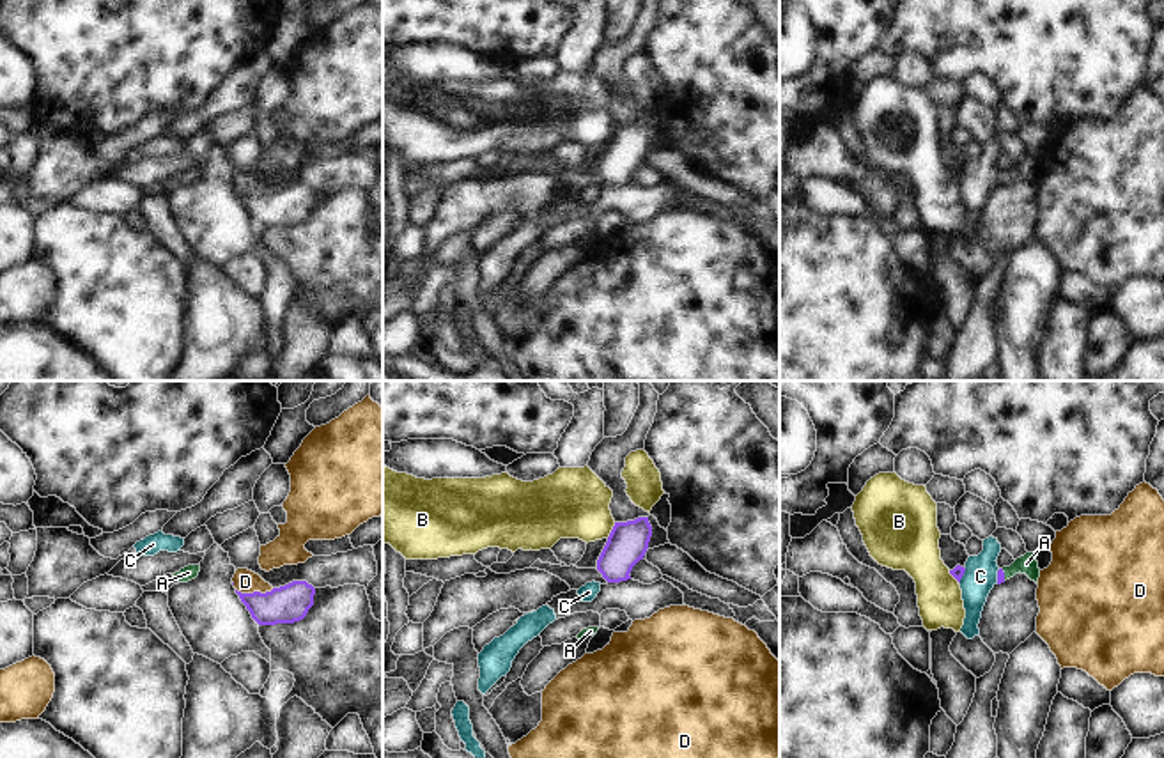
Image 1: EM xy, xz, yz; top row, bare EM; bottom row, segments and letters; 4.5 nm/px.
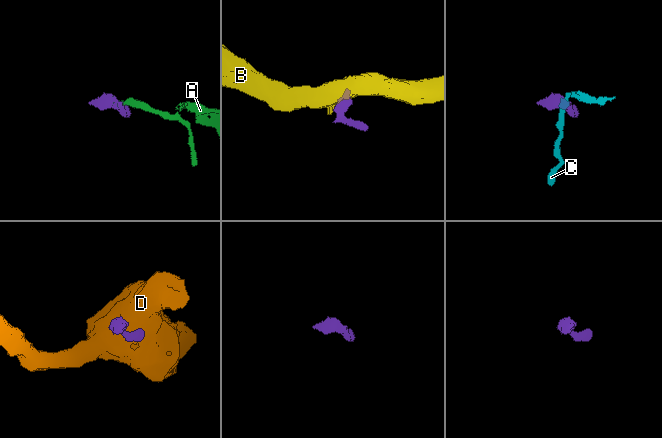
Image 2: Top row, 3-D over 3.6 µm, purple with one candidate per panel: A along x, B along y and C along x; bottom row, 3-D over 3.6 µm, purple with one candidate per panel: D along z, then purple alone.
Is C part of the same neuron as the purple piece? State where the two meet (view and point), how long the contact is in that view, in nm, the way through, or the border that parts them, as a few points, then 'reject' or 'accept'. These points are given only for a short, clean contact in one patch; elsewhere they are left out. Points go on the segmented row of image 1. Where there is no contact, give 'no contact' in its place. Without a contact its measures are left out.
contact yz (998, 576); length 70 nm; border yz (1000, 569), (996, 583); reject

